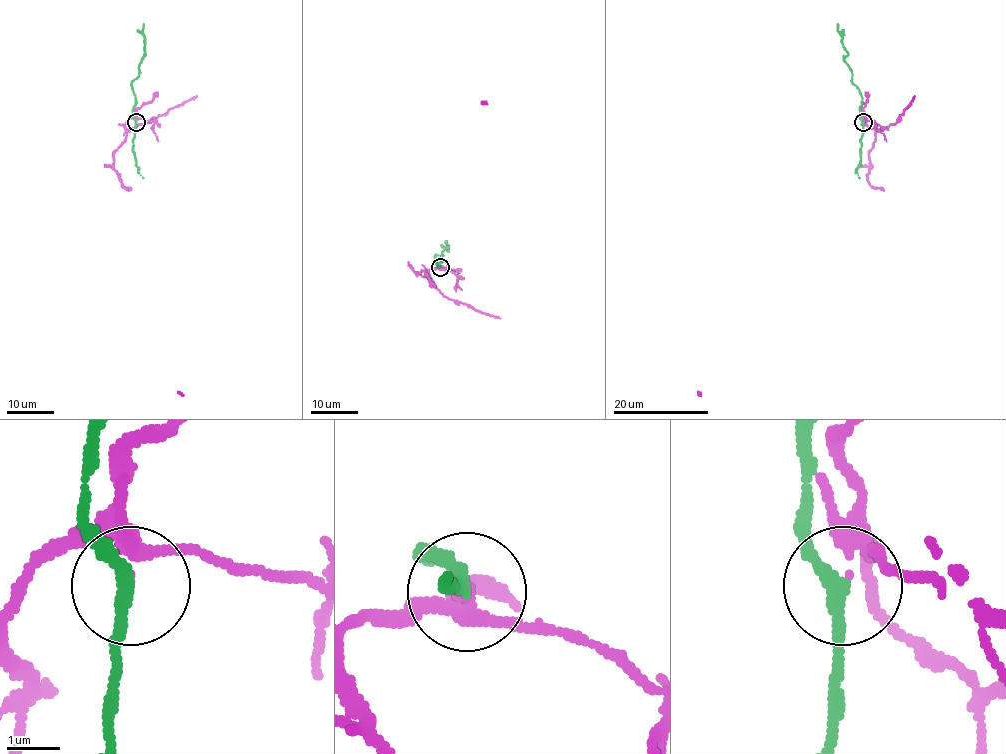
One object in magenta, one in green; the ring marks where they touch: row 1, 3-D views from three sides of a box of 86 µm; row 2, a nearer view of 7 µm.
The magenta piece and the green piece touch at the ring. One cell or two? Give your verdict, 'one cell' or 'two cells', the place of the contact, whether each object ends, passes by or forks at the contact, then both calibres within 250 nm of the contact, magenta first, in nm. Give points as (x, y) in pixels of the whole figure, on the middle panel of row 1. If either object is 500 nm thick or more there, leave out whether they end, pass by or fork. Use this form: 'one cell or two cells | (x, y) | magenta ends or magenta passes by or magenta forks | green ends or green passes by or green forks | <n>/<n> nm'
two cells | (440, 267) | magenta forks | green passes by | 140/240 nm

